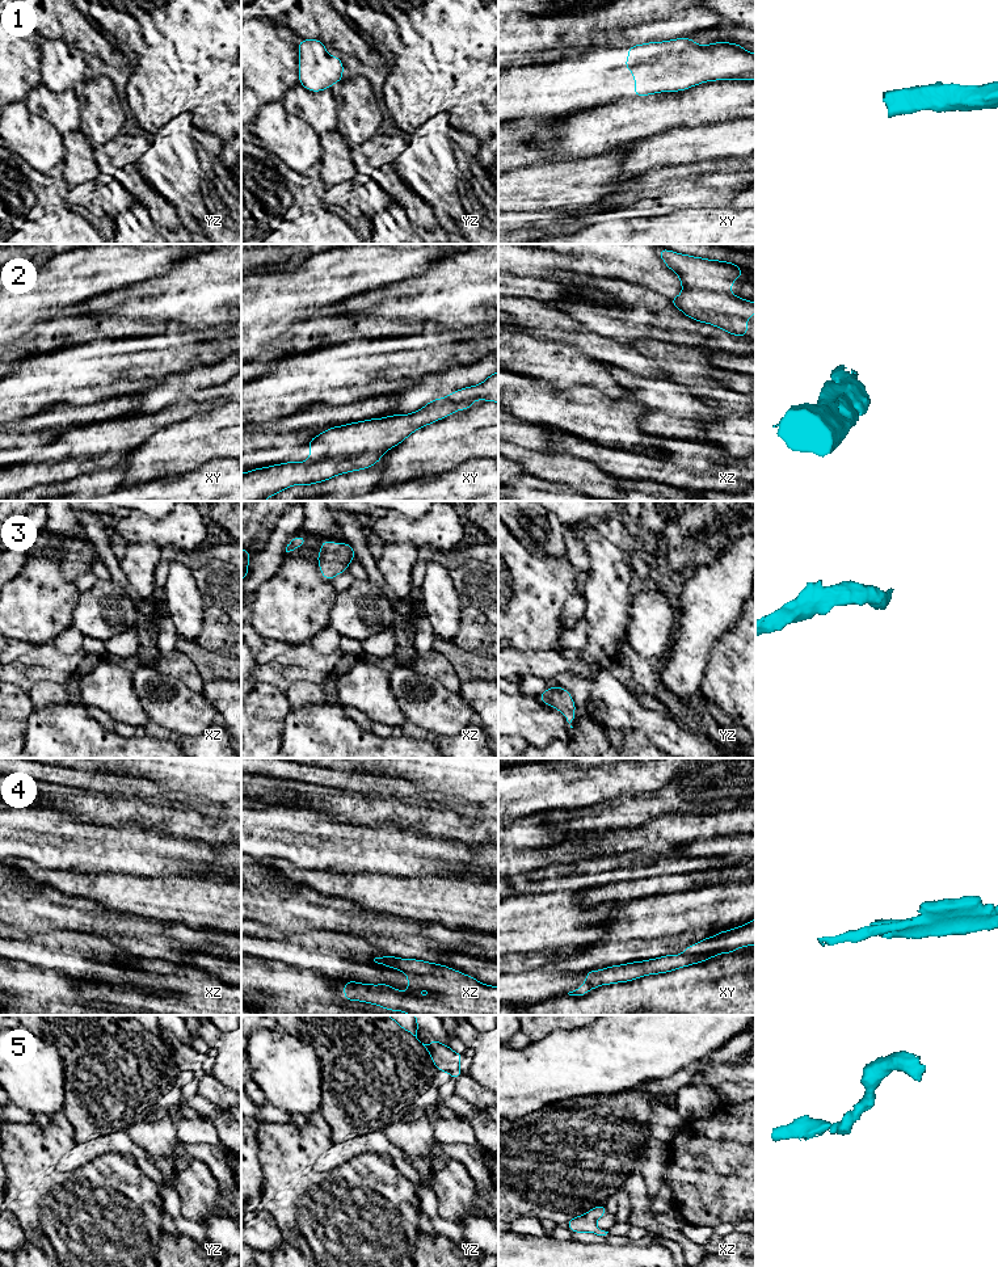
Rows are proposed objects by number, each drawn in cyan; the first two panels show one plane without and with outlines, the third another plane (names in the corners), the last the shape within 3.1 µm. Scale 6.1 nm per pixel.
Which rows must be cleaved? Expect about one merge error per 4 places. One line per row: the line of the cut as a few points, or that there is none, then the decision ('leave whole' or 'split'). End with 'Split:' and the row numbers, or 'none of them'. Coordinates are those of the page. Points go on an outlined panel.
1: cut none; leave whole
2: cut none; leave whole
3: cut none; leave whole
4: cut none; leave whole
5: cut none; leave whole
Split: none of them

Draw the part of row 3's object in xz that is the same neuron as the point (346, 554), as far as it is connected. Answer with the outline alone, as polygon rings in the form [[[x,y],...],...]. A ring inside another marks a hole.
[[[323,540],[317,553],[320,573],[327,580],[333,580],[338,573],[346,572],[349,563],[355,559],[353,547],[349,543],[333,543]]]

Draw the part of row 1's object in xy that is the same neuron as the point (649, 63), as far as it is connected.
[[[690,37],[629,46],[624,67],[635,77],[635,97],[686,90],[706,81],[755,80],[755,54],[744,46],[700,46]]]

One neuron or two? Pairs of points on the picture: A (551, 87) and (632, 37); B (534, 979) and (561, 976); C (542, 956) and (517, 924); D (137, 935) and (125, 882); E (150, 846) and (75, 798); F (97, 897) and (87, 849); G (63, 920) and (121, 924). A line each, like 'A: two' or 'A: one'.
A: two
B: one
C: two
D: two
E: two
F: two
G: one

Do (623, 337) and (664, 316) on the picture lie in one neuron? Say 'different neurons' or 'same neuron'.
same neuron

